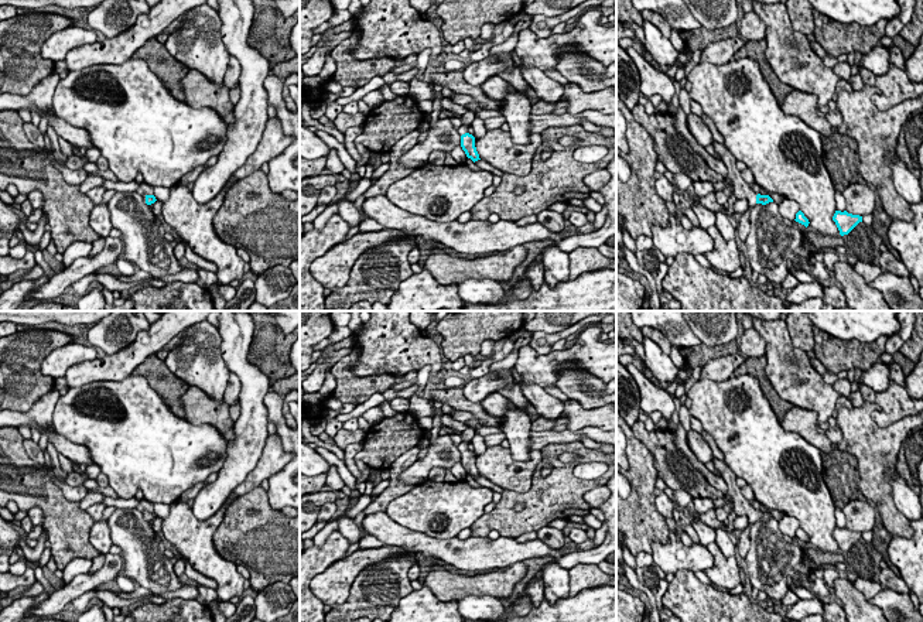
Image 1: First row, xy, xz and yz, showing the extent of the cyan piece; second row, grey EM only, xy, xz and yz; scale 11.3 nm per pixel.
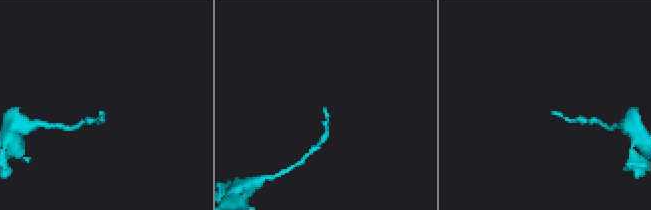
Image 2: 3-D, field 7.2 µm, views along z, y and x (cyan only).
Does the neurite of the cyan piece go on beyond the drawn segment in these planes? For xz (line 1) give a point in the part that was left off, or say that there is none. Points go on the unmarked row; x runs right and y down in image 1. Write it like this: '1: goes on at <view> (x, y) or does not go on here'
1: goes on at xz (468, 433)

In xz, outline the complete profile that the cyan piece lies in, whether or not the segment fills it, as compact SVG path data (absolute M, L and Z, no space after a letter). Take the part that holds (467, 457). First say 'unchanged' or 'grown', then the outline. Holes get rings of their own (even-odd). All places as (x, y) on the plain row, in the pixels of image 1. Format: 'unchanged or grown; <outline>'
grown; M466 427L461 433L461 444L458 445L458 450L461 452L461 464L465 468L466 474L471 475L474 479L481 476L479 471L475 464L475 454L468 450L472 437L475 435L475 430L472 427Z

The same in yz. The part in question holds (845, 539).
unchanged; M835 527L833 537L835 539L840 551L848 551L859 539L862 539L862 533L848 530L847 527Z

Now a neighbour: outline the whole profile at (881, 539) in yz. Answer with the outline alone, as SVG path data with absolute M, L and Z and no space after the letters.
M878 520L876 524L872 529L874 536L872 536L872 546L882 554L882 560L886 563L886 565L898 575L900 577L900 571L898 570L896 565L892 564L889 554L888 554L888 547L892 540L892 534L885 529L883 522Z

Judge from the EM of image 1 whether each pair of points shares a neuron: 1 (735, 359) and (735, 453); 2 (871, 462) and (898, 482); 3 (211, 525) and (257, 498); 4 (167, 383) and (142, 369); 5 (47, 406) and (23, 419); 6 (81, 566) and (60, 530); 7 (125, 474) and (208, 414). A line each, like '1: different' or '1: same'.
1: different
2: different
3: different
4: same
5: same
6: different
7: different

